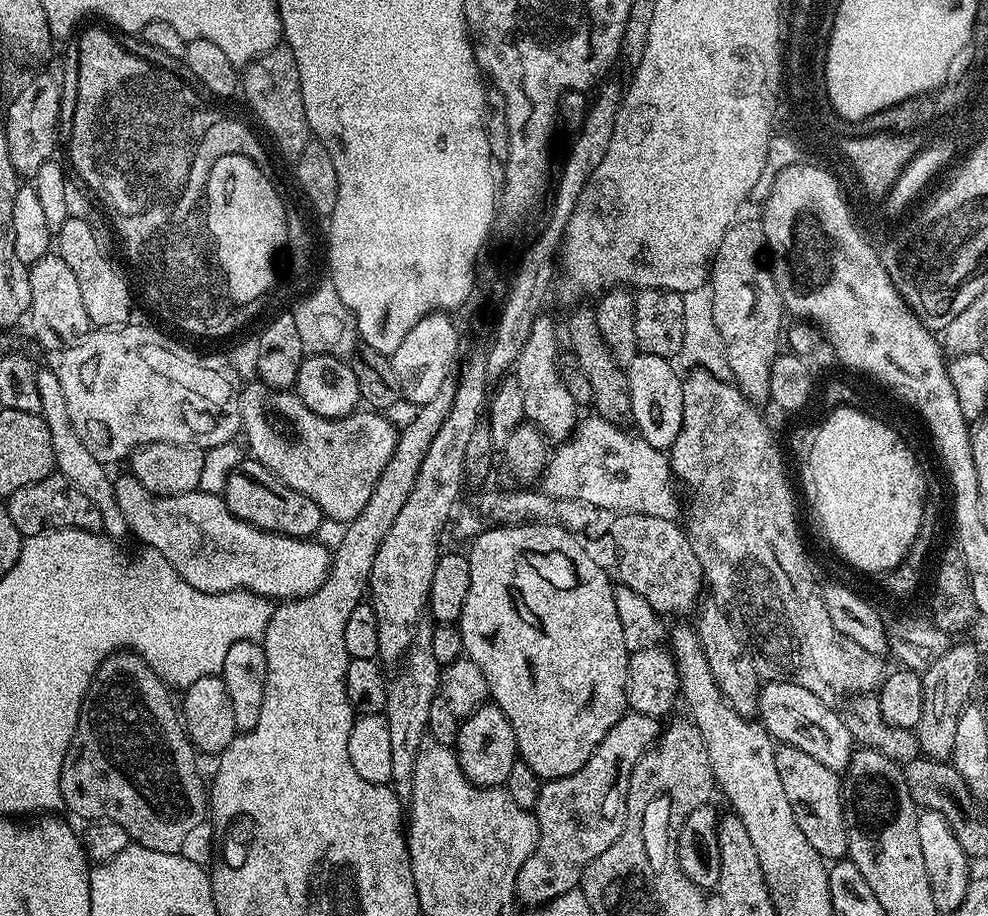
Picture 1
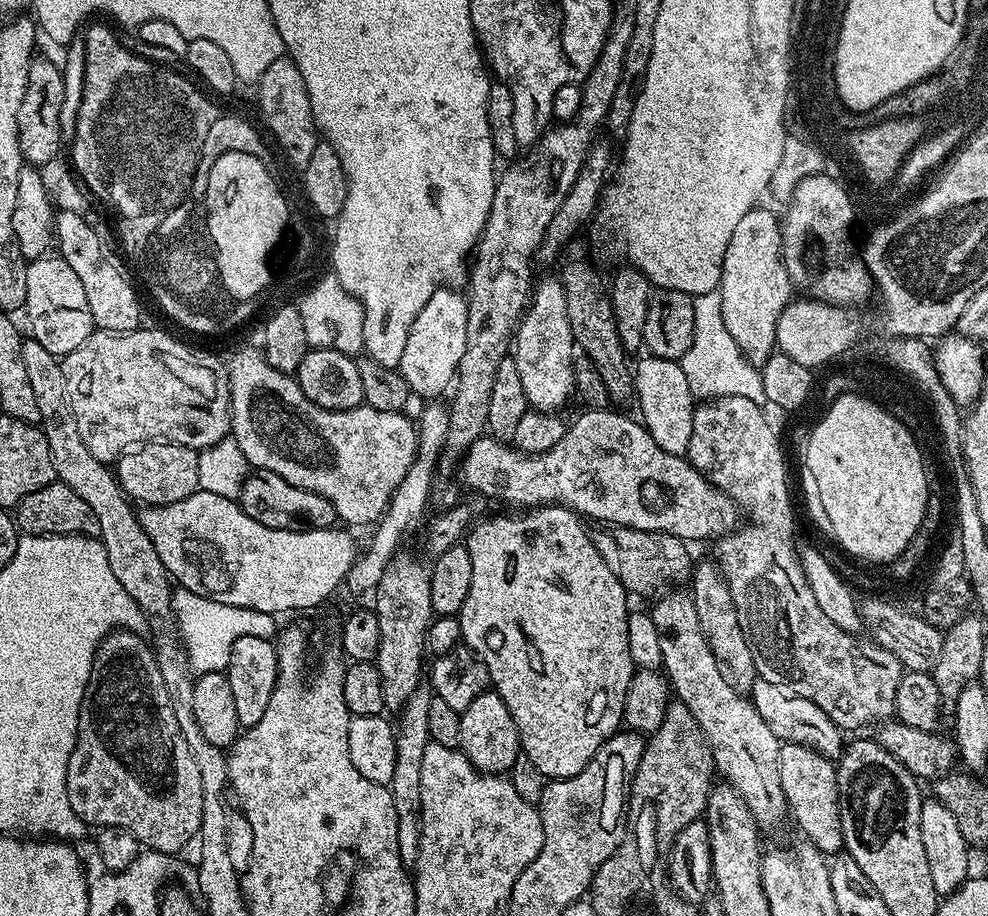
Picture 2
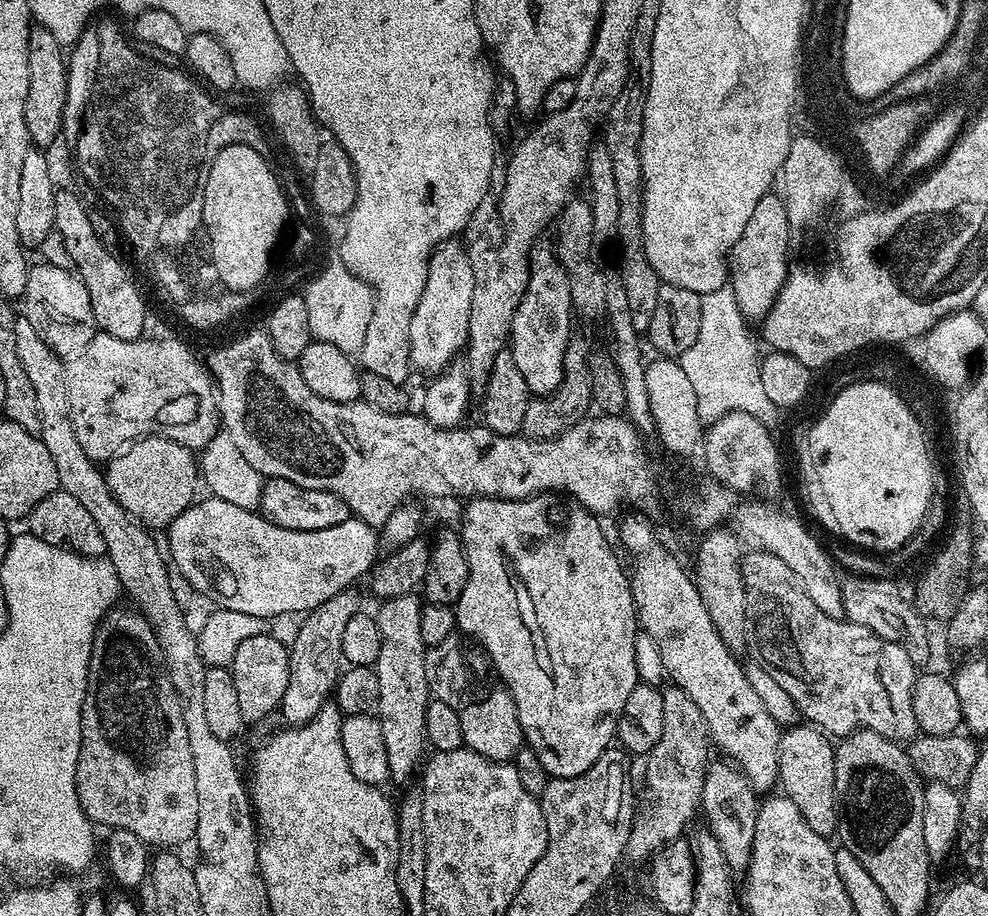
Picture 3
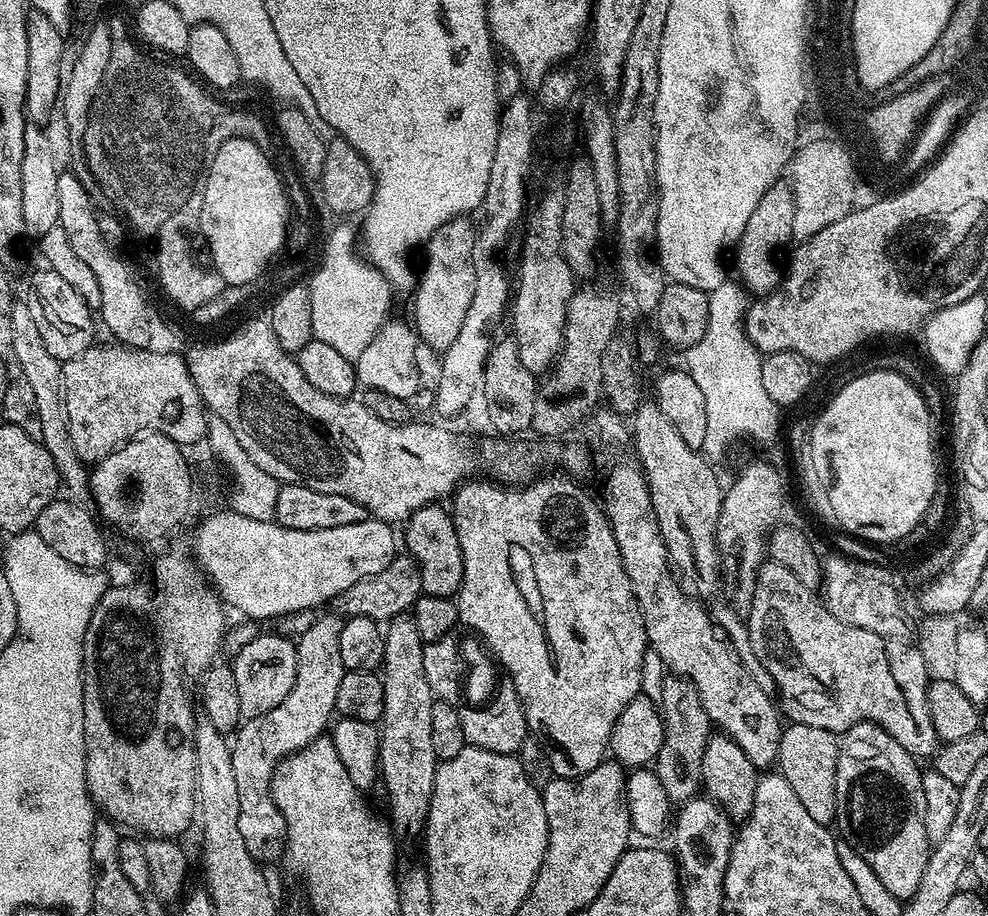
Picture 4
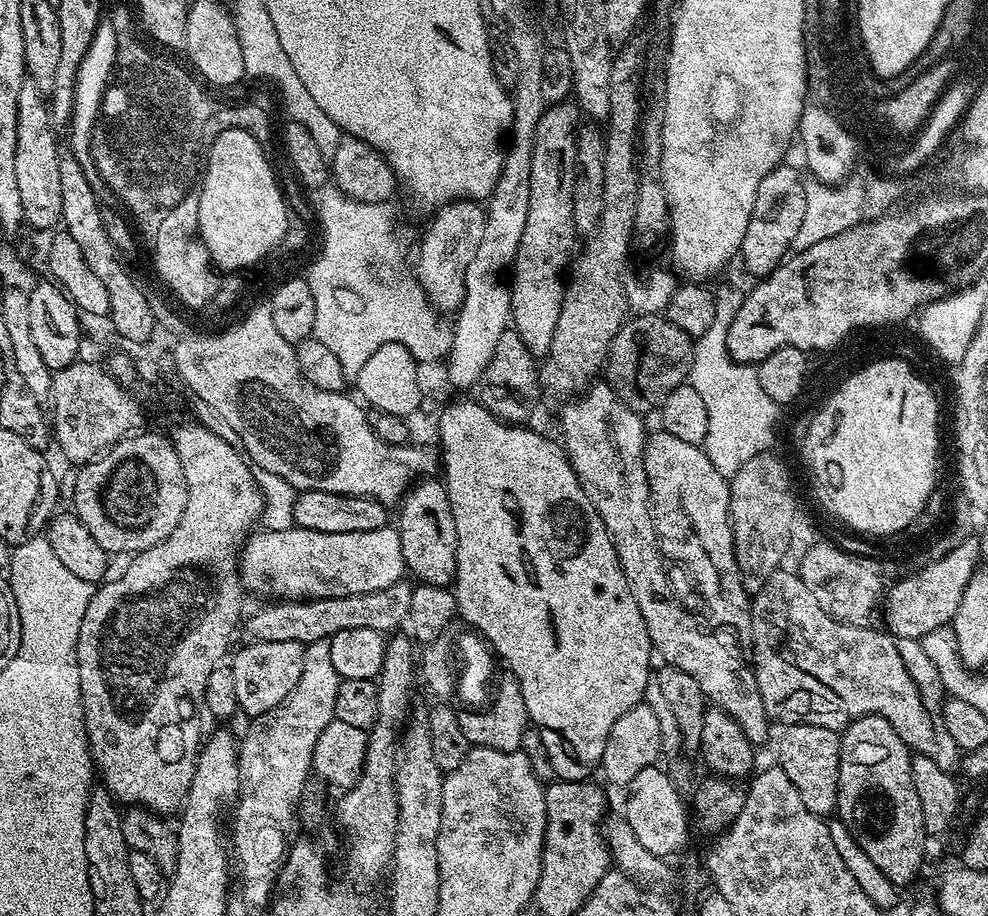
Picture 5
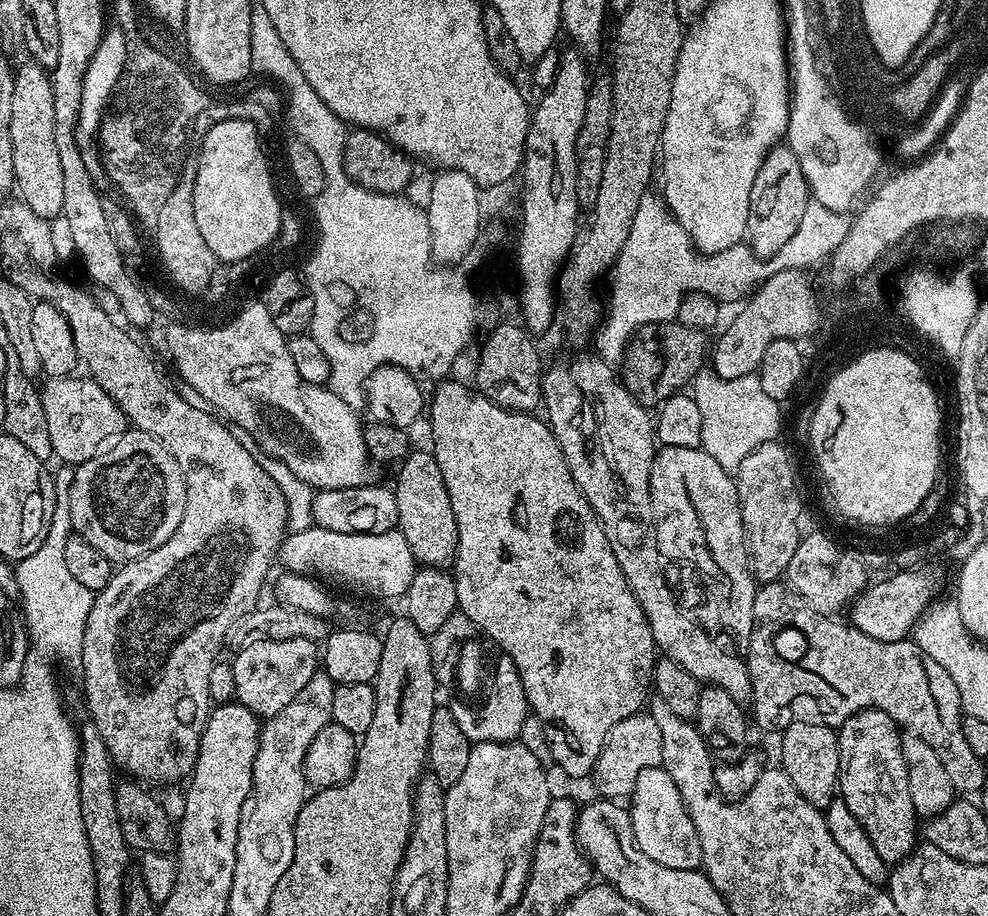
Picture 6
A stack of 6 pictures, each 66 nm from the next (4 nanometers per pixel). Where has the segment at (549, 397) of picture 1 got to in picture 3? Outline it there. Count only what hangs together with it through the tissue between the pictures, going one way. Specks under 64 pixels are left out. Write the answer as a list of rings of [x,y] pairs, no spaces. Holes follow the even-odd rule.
[[[537,246],[530,254],[530,278],[526,282],[526,294],[514,310],[510,351],[514,363],[533,397],[549,396],[564,377],[564,359],[568,340],[574,334],[572,328],[574,309],[570,298],[570,282],[566,270],[562,270],[560,260],[551,247]]]

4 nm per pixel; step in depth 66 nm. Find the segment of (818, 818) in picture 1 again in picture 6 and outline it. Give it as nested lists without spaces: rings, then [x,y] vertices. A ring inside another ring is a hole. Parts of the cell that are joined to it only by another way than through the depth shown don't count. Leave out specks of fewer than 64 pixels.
[[[794,722],[780,733],[779,767],[794,782],[798,794],[821,810],[837,799],[840,782],[840,738],[836,728],[818,722]]]

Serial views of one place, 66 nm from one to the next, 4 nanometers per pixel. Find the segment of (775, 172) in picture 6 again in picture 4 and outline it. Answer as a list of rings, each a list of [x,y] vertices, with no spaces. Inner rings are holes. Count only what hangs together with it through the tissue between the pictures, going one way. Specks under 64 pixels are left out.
[[[779,182],[770,186],[770,190],[762,194],[762,202],[754,206],[754,214],[750,214],[746,230],[742,230],[739,242],[734,245],[736,268],[740,271],[739,283],[757,297],[763,298],[773,292],[782,279],[782,268],[776,265],[776,255],[788,239],[793,239],[794,202],[795,194],[787,183]]]

